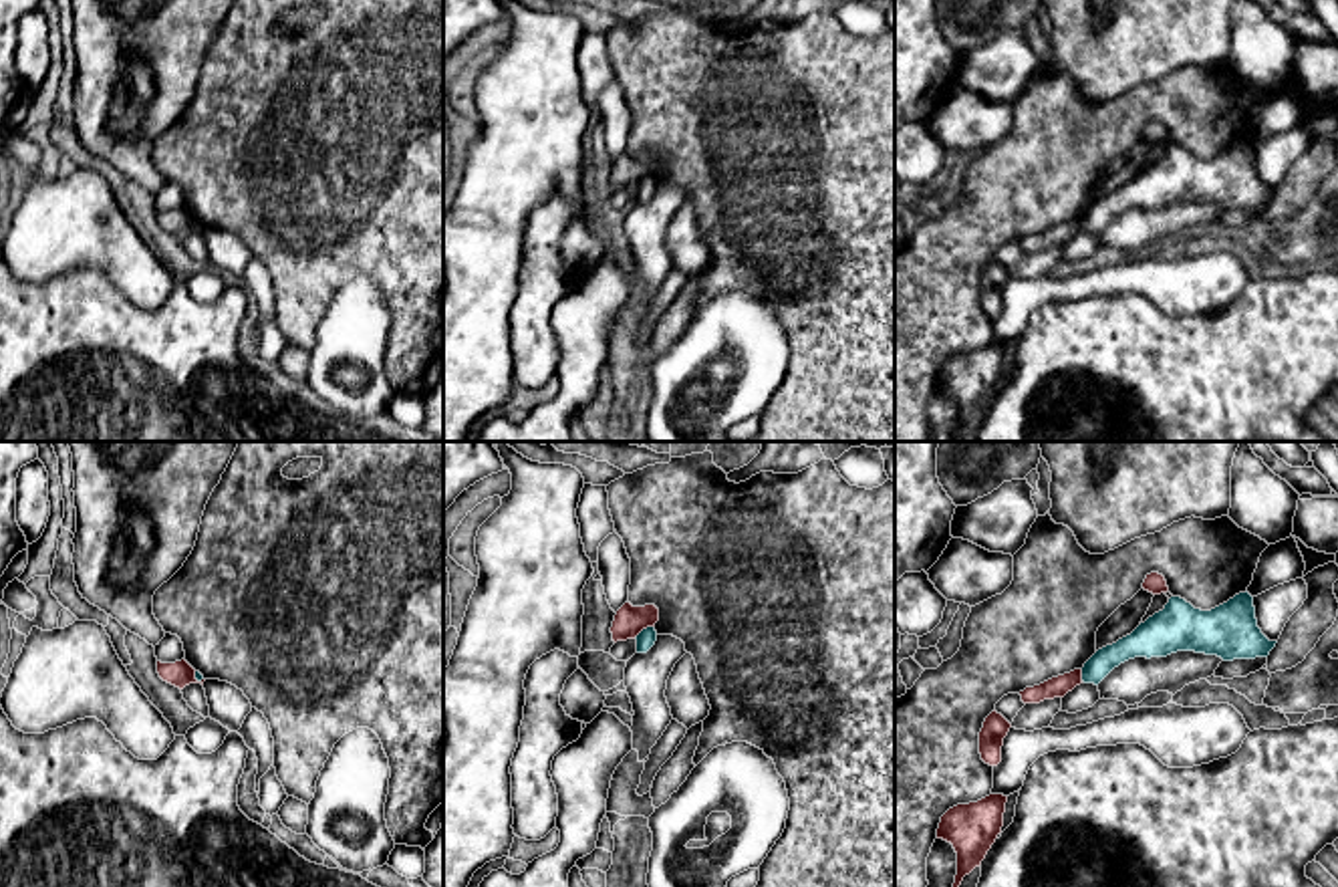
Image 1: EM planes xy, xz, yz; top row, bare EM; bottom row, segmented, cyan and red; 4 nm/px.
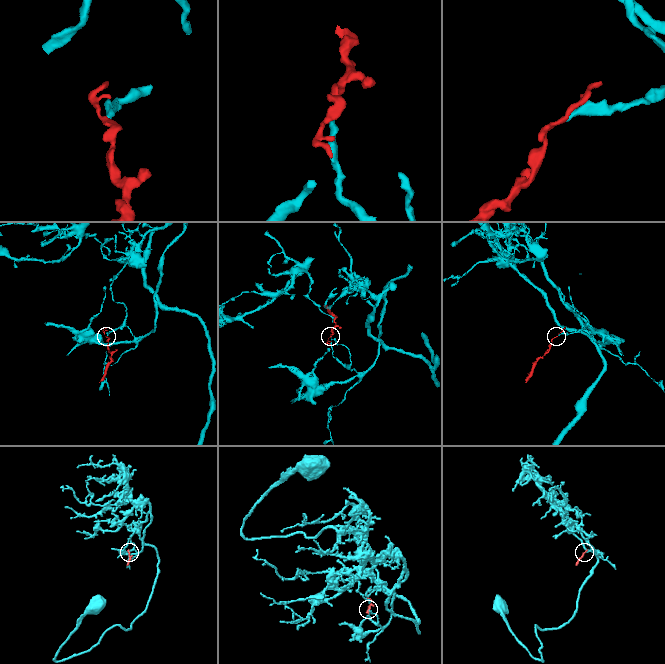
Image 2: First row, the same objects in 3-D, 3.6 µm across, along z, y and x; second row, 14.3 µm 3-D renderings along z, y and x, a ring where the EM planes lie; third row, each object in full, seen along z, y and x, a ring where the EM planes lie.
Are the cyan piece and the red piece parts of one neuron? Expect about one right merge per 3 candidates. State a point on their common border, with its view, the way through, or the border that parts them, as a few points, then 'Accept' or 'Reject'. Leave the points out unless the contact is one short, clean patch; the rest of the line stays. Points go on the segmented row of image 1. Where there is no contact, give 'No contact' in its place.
Touches cyan at xz (643, 629). Boundary: xz (653, 625), (647, 625), (633, 638). Reject

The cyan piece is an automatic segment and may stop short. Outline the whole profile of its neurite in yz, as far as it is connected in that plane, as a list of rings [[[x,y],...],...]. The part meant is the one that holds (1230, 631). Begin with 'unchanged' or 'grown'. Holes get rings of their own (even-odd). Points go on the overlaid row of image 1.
unchanged | [[[1245,591],[1201,611],[1171,597],[1163,611],[1130,635],[1098,649],[1082,667],[1082,681],[1098,685],[1114,667],[1134,657],[1167,657],[1177,651],[1217,655],[1223,661],[1267,657],[1278,641],[1257,627],[1253,597]]]

